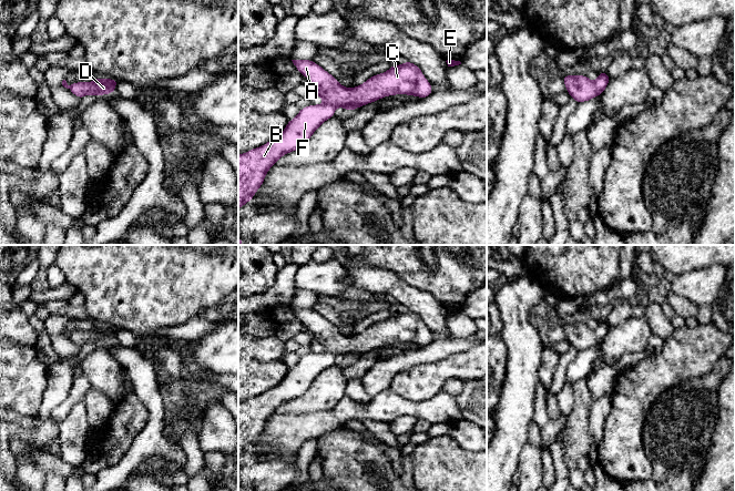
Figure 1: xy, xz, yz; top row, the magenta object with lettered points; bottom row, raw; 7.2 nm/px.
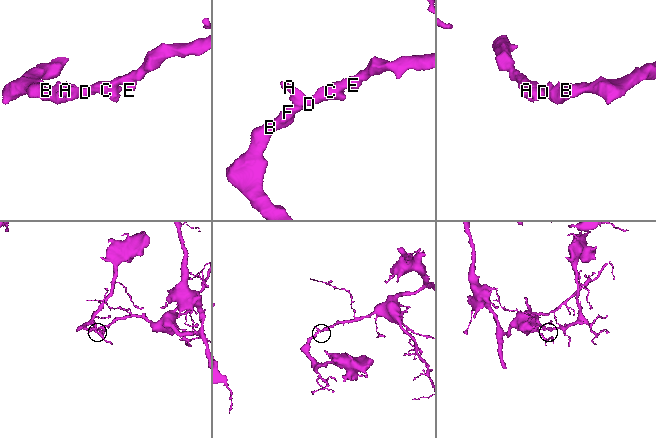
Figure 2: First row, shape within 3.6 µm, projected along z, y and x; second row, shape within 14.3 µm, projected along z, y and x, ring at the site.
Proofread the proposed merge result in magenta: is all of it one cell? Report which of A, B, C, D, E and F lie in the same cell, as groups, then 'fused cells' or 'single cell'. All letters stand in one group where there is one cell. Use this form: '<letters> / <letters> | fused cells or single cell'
A B C D E F | single cell

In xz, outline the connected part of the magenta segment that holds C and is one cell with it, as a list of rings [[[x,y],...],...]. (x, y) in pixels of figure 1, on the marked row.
[[[313,60],[292,61],[325,103],[300,109],[280,135],[259,147],[238,154],[238,209],[253,200],[277,160],[303,149],[317,127],[335,116],[337,106],[349,112],[389,95],[407,94],[425,99],[433,93],[421,69],[409,61],[391,65],[388,71],[372,75],[356,88],[340,85],[336,78]]]

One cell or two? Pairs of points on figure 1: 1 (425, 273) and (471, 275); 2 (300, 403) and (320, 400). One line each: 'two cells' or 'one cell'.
1: one cell
2: one cell

